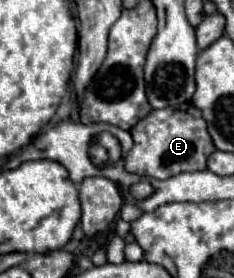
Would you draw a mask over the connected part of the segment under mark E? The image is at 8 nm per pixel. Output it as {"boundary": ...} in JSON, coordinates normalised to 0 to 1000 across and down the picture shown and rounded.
{"boundary":[[[684,388],[641,396],[564,468],[573,525],[530,568],[530,604],[564,626],[718,647],[769,619],[880,612],[889,568],[923,547],[923,525],[880,468],[880,432],[846,388],[778,396],[778,388]]]}

